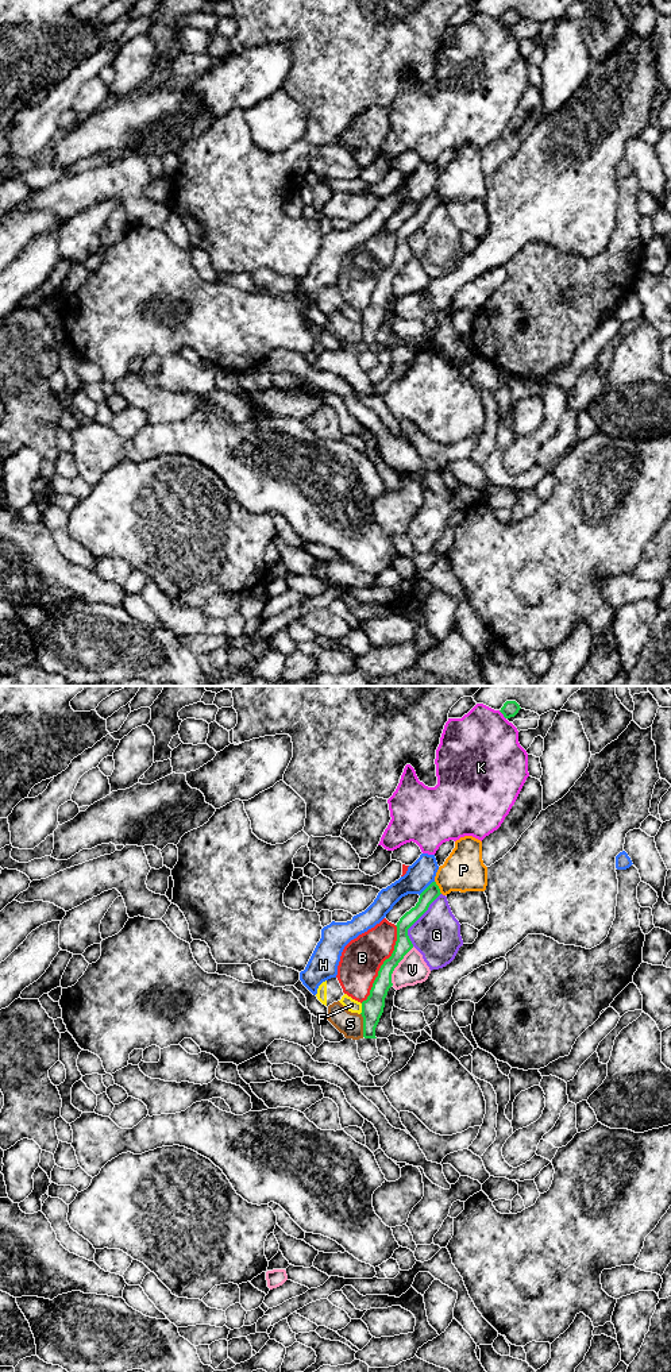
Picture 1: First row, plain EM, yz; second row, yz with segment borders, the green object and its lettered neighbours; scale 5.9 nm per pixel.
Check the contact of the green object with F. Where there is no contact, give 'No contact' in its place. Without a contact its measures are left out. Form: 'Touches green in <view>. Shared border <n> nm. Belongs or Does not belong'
Touches green in yz. Shared border 70 nm. Does not belong

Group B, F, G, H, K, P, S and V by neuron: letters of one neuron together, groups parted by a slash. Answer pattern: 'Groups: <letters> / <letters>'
Groups: B / F / G / H / K / P / S / V

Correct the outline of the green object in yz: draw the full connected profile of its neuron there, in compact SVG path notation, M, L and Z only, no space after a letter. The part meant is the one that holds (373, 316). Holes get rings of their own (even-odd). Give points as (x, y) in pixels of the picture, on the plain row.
M432 190L419 207L414 216L406 220L397 231L397 250L394 259L389 267L383 270L378 280L370 304L362 311L363 325L363 346L377 347L375 336L383 321L385 307L389 297L393 294L392 282L404 265L413 257L413 253L408 244L408 238L428 219L429 213L440 204L440 197L436 190Z

